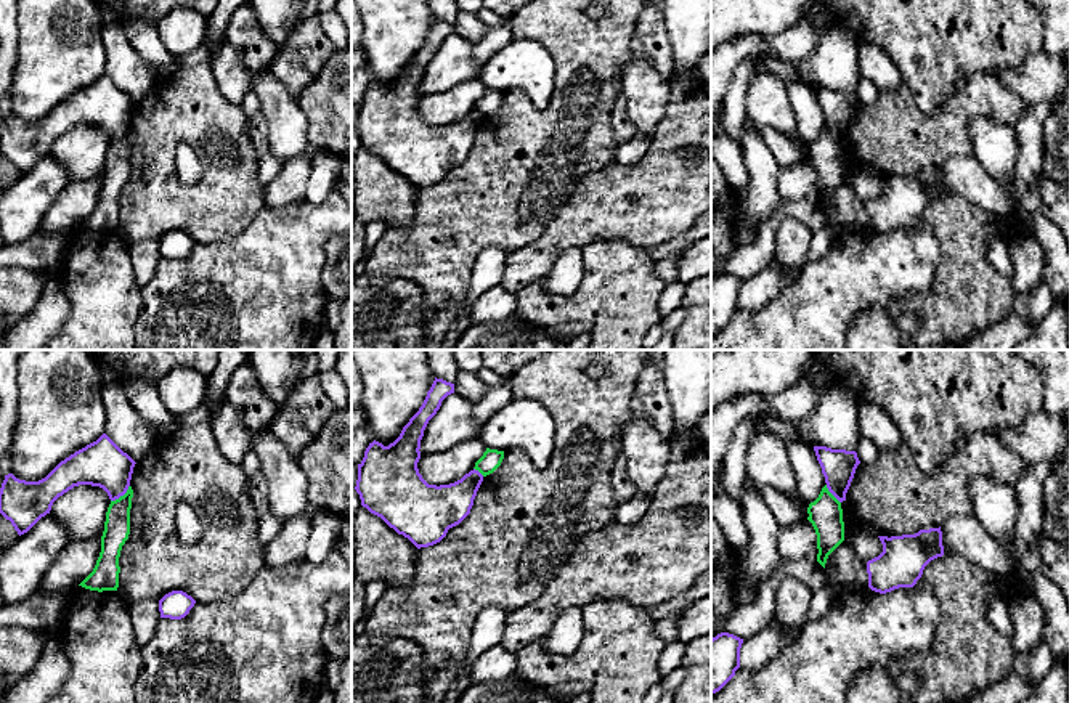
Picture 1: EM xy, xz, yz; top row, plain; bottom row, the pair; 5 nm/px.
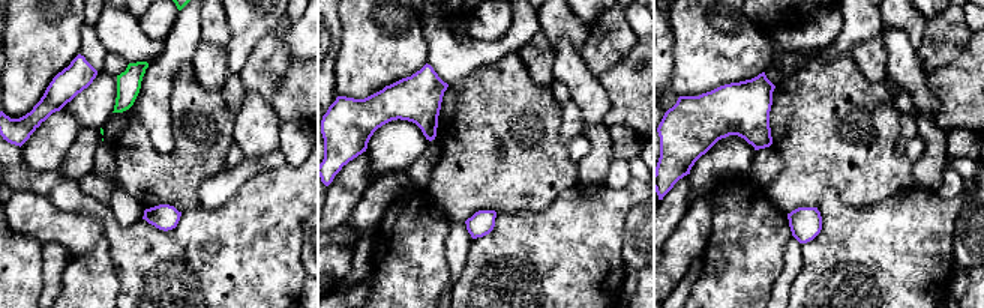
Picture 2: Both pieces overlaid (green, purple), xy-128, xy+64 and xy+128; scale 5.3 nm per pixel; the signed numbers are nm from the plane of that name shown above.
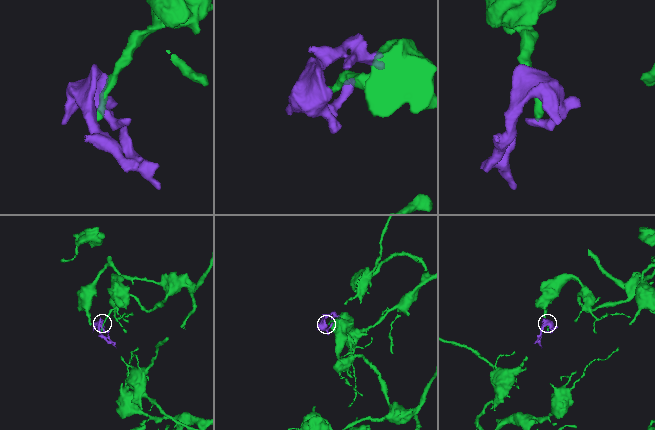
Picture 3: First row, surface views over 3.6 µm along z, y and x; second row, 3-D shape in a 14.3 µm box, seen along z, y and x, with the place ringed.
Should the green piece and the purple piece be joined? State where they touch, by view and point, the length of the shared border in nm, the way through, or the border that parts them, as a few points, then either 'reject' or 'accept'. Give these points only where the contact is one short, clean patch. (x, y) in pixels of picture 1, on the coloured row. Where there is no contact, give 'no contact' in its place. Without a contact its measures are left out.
contact xy (121, 496); length 130 nm; border xy (129, 485), (122, 495), (111, 501); reject

